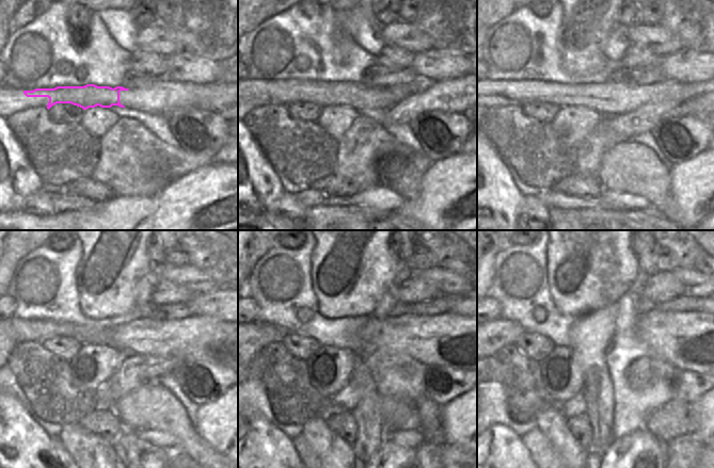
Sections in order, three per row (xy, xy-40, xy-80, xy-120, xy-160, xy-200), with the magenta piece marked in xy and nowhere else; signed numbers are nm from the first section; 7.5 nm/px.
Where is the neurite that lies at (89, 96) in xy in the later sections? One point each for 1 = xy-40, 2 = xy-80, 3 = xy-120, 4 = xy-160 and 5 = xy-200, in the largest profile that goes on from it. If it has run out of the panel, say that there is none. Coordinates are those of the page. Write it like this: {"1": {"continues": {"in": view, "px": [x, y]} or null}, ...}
{"1": {"continues": {"in": "xy-40", "px": [355, 96]}}, "2": {"continues": {"in": "xy-80", "px": [615, 98]}}, "3": {"continues": {"in": "xy-120", "px": [205, 338]}}, "4": {"continues": {"in": "xy-160", "px": [453, 340]}}, "5": {"continues": {"in": "xy-200", "px": [694, 340]}}}

